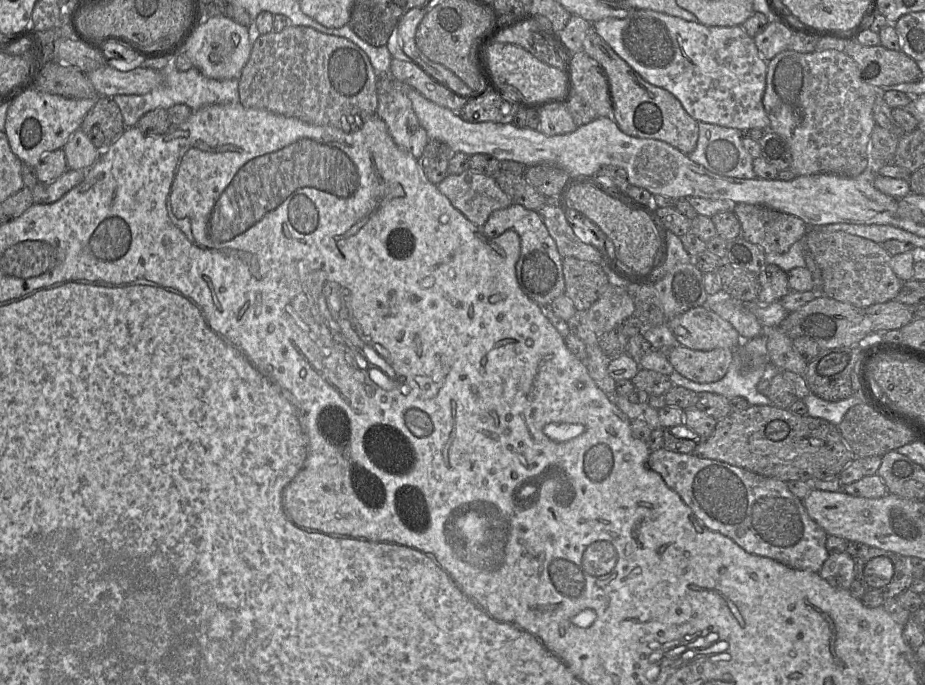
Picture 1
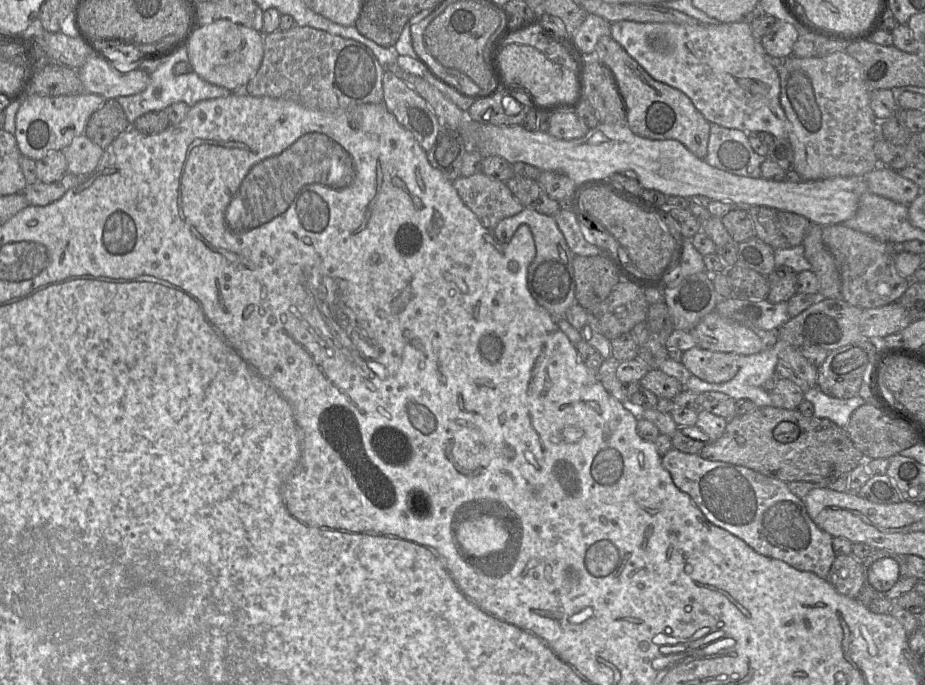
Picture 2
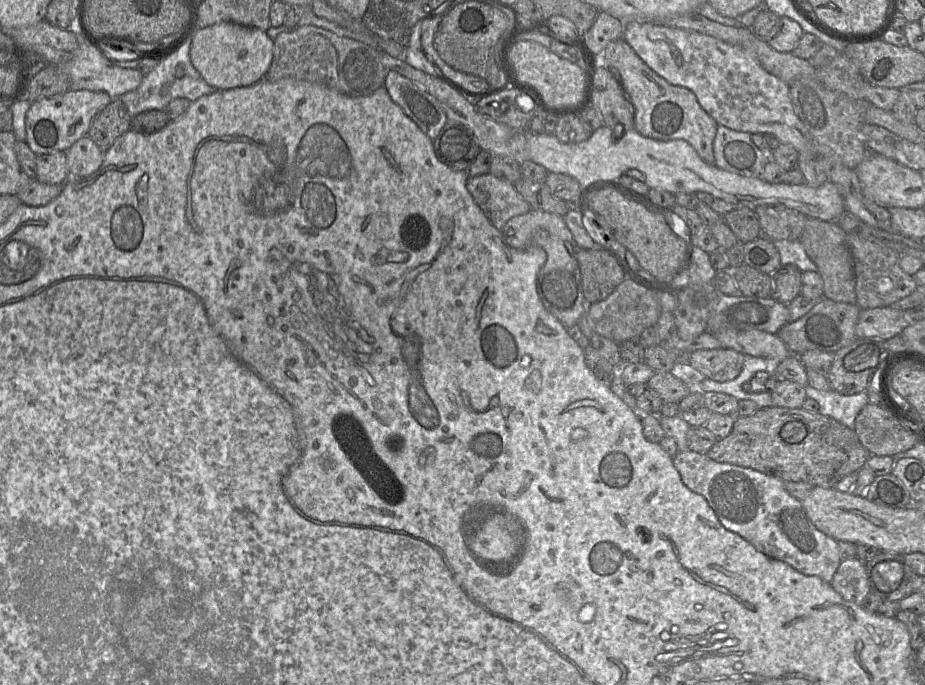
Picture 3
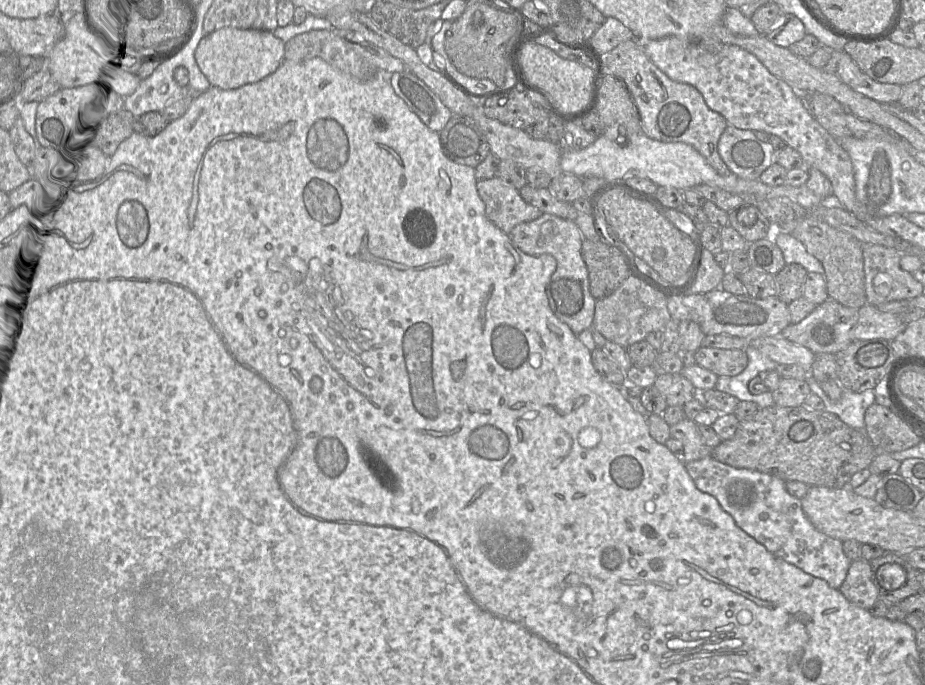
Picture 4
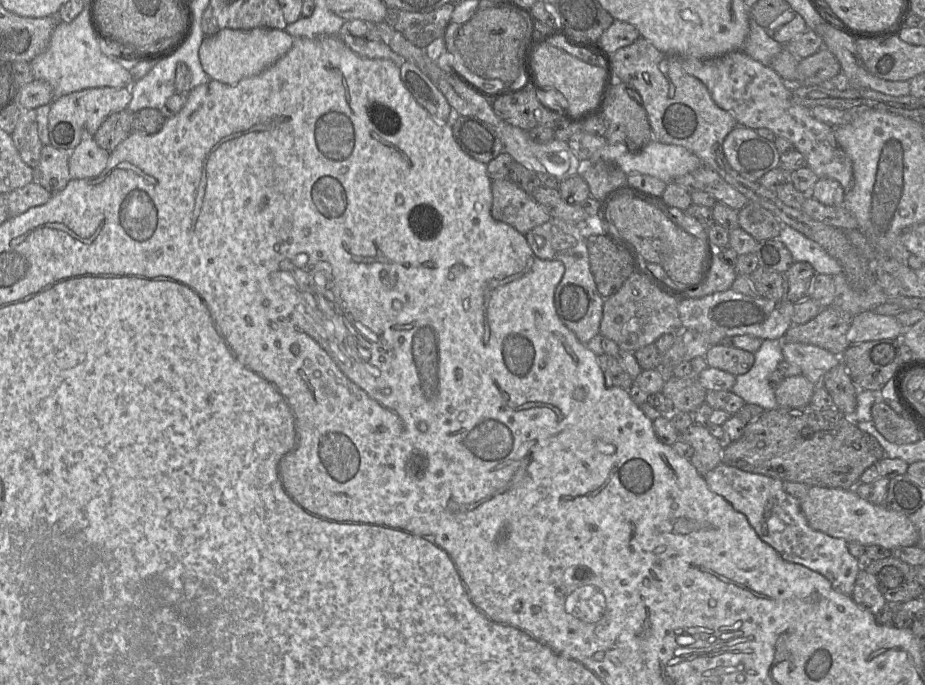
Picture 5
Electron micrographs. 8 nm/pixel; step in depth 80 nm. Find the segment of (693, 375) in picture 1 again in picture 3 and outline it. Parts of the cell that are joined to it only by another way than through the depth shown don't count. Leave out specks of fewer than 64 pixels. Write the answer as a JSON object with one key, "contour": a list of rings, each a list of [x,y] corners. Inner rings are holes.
{"contour":[[[702,349],[690,353],[688,364],[706,379],[728,382],[742,371],[744,356],[733,349]]]}

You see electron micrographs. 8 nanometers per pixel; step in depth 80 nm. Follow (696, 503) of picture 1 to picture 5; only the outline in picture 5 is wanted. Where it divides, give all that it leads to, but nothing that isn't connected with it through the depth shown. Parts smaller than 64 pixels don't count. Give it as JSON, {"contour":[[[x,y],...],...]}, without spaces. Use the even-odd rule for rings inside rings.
{"contour":[[[721,463],[703,476],[709,489],[723,497],[748,520],[762,541],[784,560],[799,564],[824,576],[832,588],[851,596],[863,563],[852,556],[847,541],[812,529],[800,508],[800,501],[783,489],[783,482],[765,475],[749,473]]]}

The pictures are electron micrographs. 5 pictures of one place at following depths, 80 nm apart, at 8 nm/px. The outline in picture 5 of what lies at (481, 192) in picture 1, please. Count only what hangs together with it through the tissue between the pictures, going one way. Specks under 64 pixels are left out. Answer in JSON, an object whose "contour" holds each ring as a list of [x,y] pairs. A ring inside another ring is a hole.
{"contour":[[[508,179],[493,180],[491,190],[492,217],[512,226],[523,235],[551,218],[531,195]]]}

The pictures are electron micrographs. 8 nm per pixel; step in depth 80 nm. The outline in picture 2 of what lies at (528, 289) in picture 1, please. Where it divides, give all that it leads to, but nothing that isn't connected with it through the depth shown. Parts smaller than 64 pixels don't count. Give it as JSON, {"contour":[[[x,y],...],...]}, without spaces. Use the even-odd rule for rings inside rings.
{"contour":[[[526,207],[518,214],[502,219],[494,228],[493,234],[499,242],[507,243],[520,225],[527,225],[530,228],[536,248],[535,257],[527,270],[529,291],[536,302],[553,318],[564,318],[566,311],[577,303],[573,271],[575,254],[568,247],[552,215],[541,214]]]}

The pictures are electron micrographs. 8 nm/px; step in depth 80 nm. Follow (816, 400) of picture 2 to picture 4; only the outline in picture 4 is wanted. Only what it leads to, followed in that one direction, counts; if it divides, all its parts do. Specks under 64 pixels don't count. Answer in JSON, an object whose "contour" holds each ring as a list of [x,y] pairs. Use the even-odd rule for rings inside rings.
{"contour":[[[809,375],[807,382],[811,393],[822,399],[825,411],[835,414],[853,429],[865,429],[865,412],[868,407],[875,403],[876,394],[874,389],[867,389],[864,392],[852,392],[843,389],[840,399],[831,400]]]}

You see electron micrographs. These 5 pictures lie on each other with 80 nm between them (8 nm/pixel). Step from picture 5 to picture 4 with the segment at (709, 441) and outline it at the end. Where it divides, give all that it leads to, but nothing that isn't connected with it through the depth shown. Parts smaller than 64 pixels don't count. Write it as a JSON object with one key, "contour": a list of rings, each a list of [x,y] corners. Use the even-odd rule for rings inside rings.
{"contour":[[[685,418],[670,426],[670,436],[682,443],[684,463],[708,457],[713,450],[703,442],[698,425],[691,419]]]}

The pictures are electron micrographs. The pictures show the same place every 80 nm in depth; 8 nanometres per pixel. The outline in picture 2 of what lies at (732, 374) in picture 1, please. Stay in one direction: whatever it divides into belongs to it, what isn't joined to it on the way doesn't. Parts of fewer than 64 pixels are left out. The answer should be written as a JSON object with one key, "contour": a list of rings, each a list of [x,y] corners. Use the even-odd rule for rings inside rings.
{"contour":[[[767,347],[763,351],[752,355],[741,355],[739,358],[739,371],[734,378],[725,383],[707,383],[695,376],[691,376],[684,384],[684,389],[704,393],[721,392],[734,400],[749,399],[756,407],[772,406],[772,400],[768,392],[764,391],[763,384],[772,377],[776,376],[776,365],[778,363],[777,350]]]}

